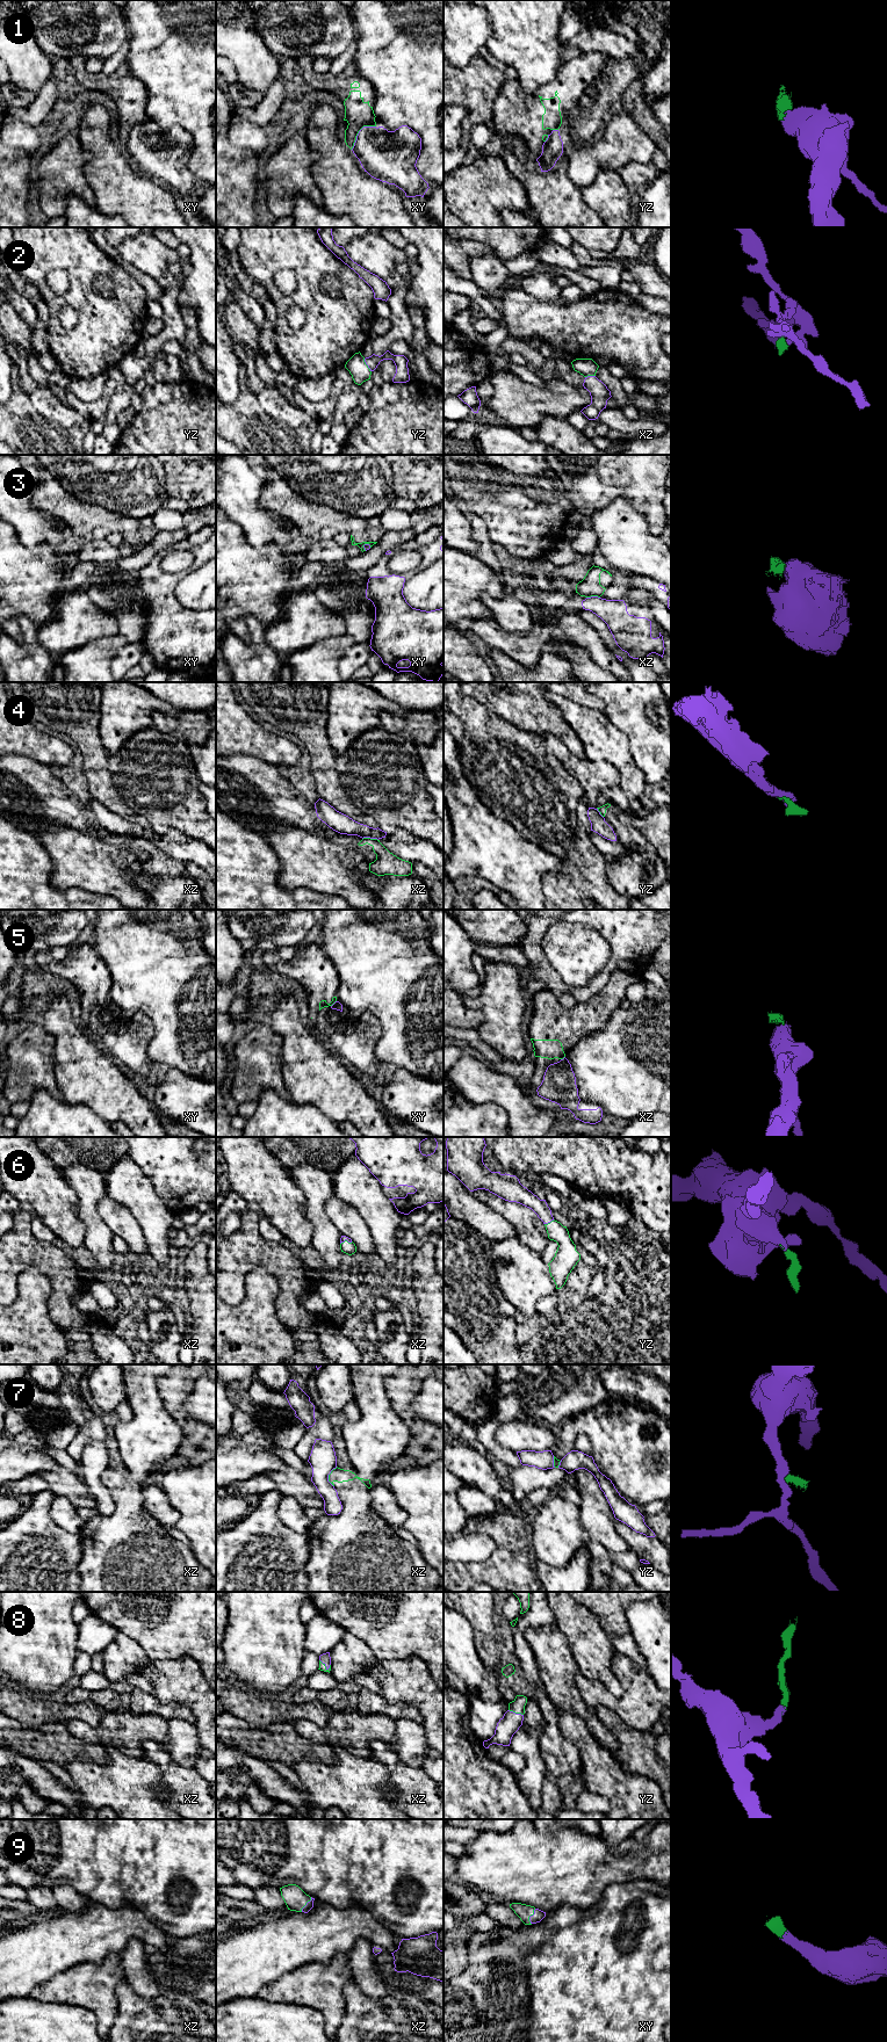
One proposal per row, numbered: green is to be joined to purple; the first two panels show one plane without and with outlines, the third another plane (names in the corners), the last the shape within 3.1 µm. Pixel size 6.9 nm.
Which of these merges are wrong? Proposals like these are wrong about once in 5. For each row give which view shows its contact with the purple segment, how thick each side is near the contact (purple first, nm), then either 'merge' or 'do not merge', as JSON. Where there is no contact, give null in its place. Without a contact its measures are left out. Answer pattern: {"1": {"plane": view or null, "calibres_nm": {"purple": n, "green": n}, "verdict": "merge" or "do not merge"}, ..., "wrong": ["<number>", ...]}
{"1": {"plane": "xy", "calibres_nm": {"purple": 360, "green": 190}, "verdict": "do not merge"}, "2": {"plane": "yz", "calibres_nm": {"purple": 100, "green": 130}, "verdict": "merge"}, "3": {"plane": "xz", "calibres_nm": {"purple": 180, "green": 140}, "verdict": "do not merge"}, "4": {"plane": "xz", "calibres_nm": {"purple": 140, "green": 160}, "verdict": "do not merge"}, "5": {"plane": "xy", "calibres_nm": {"purple": 60, "green": 50}, "verdict": "do not merge"}, "6": {"plane": "yz", "calibres_nm": {"purple": 120, "green": 140}, "verdict": "merge"}, "7": {"plane": "xz", "calibres_nm": {"purple": 190, "green": 100}, "verdict": "do not merge"}, "8": {"plane": "yz", "calibres_nm": {"purple": 140, "green": 100}, "verdict": "merge"}, "9": {"plane": "xy", "calibres_nm": {"purple": 70, "green": 100}, "verdict": "merge"}, "wrong": ["1", "3", "4", "5", "7"]}

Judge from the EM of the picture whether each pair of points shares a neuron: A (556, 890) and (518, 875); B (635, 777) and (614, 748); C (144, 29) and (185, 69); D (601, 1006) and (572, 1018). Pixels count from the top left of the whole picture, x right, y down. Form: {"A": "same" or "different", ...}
{"A": "different", "B": "same", "C": "same", "D": "same"}

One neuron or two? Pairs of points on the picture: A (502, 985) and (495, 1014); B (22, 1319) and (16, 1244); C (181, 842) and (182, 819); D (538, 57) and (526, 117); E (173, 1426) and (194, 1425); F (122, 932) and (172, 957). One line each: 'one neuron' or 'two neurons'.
A: one neuron
B: two neurons
C: two neurons
D: two neurons
E: two neurons
F: one neuron

